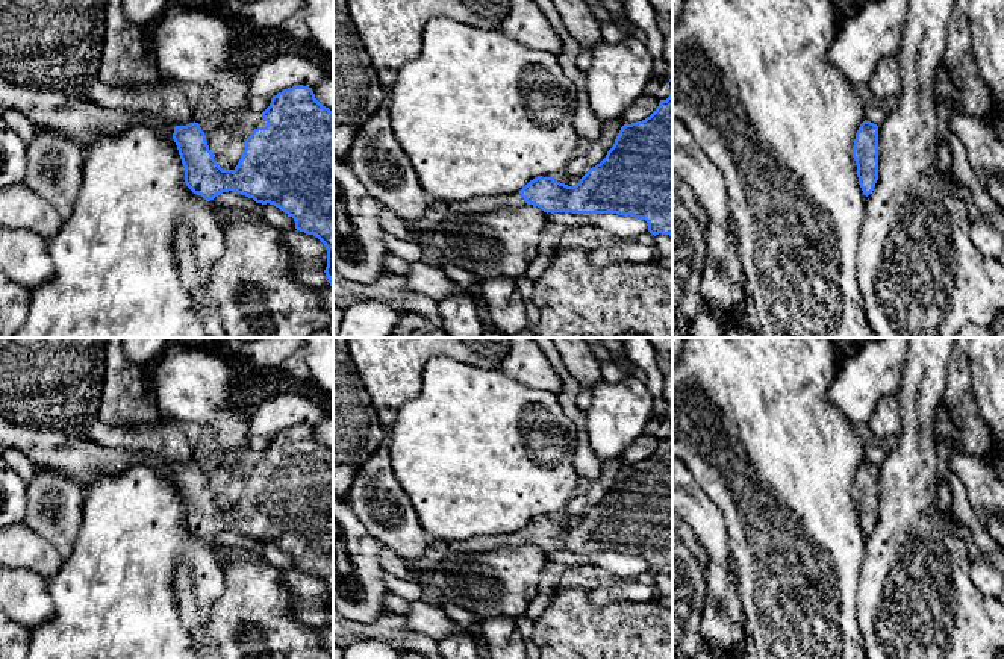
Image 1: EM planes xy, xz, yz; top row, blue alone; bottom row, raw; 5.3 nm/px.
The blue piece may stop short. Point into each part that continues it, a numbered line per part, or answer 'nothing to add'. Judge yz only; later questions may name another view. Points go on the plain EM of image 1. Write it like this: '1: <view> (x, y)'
nothing to add

